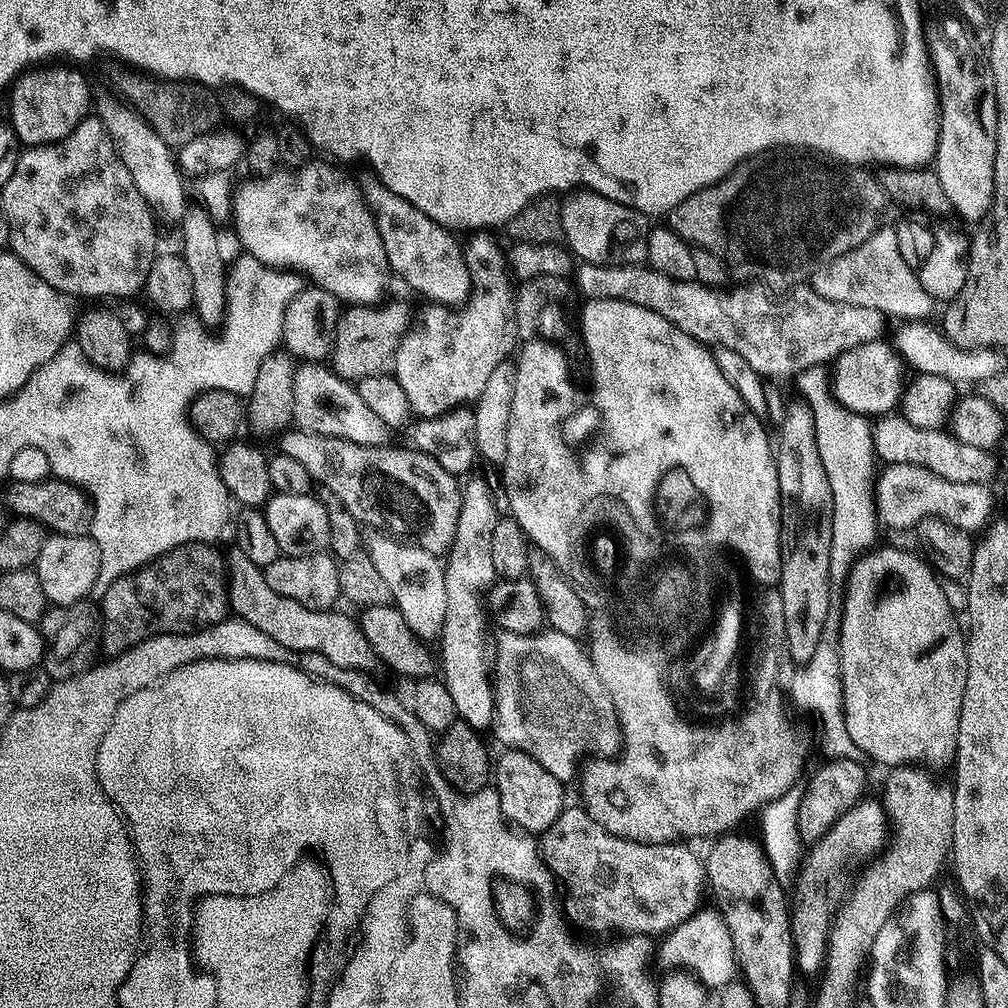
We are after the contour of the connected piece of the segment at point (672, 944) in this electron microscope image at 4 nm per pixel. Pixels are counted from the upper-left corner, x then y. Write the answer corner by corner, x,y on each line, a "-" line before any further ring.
701,907
661,940
664,941
658,944
658,960
665,964
665,969
692,972
709,990
719,990
737,979
738,965
735,952
730,950
728,927
724,915
715,907

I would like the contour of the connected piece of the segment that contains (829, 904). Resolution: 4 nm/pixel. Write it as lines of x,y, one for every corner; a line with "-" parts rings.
865,798
860,801
859,804
855,804
850,810
846,810
846,814
842,814
842,818
838,818
838,822
834,822
834,826
828,831
824,837
817,844
811,845
807,849
806,855
800,865
800,874
797,877
794,885
794,891
796,891
796,900
794,896
794,903
790,908
790,915
792,918
792,943
794,945
794,956
797,961
802,960
806,964
816,964
816,966
823,965
824,962
824,950
828,947
828,930
832,926
832,918
835,916
837,910
840,908
844,901
844,897
848,895
853,883
854,877
873,859
876,853
881,851
883,844
888,836
888,818
884,815
884,805
879,799
871,800
871,798

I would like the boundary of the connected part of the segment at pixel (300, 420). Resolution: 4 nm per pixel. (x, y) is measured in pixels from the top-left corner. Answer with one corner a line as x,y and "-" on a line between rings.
304,362
295,369
294,376
294,414
292,415
295,427
301,432
313,432
323,436
342,438
346,442
354,442
362,446
374,446
385,443
389,439
390,429
382,418
374,415
374,410
362,402
362,394
349,381
343,380
331,367
320,362

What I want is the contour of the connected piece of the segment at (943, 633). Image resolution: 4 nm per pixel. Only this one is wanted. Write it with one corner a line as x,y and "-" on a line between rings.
877,546
856,561
843,593
845,600
843,618
840,619
840,681
844,687
846,731
850,733
854,746
858,746
858,750
862,750
869,761
877,760
880,764
888,764
887,766
927,766
937,770
943,764
951,765
955,761
958,746
958,718
962,714
962,694
966,690
968,646
962,624
960,628
956,621
957,613
947,601
945,585
927,559
919,560
914,553
907,552
904,548

